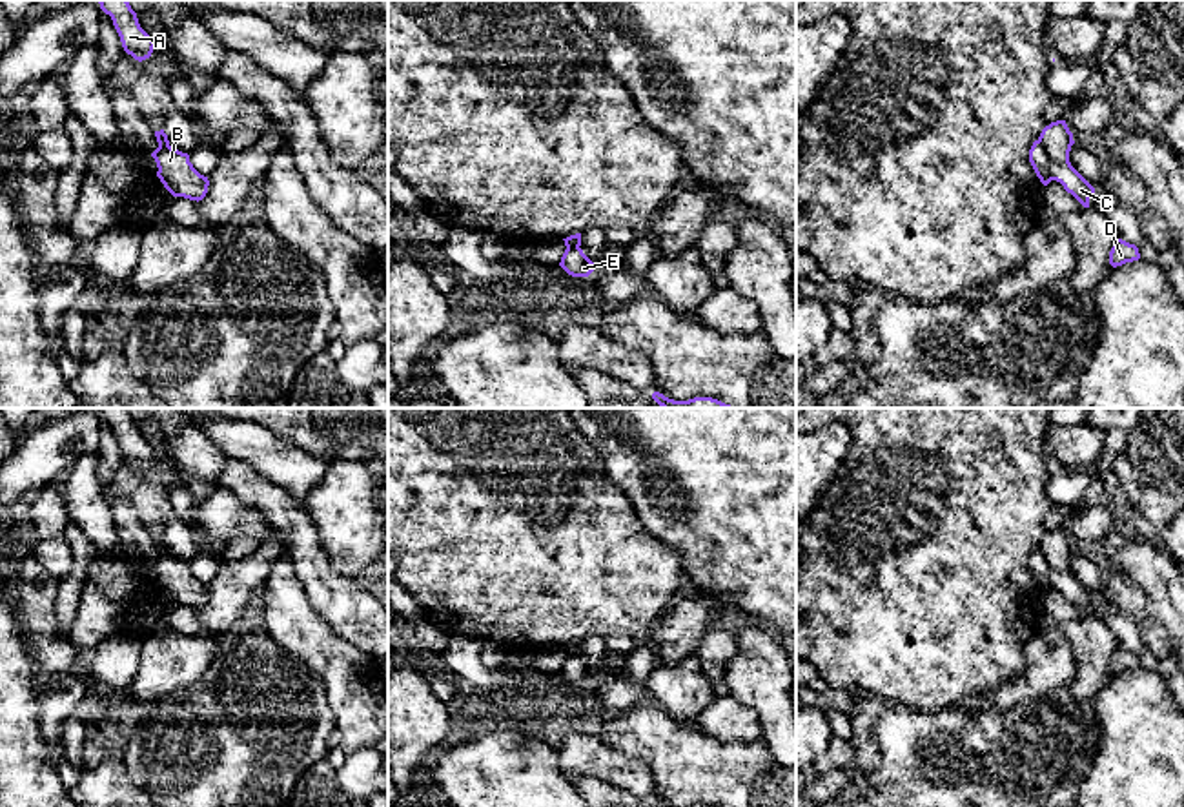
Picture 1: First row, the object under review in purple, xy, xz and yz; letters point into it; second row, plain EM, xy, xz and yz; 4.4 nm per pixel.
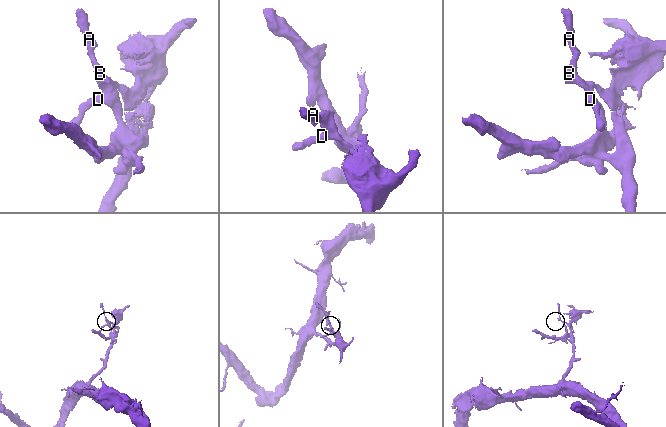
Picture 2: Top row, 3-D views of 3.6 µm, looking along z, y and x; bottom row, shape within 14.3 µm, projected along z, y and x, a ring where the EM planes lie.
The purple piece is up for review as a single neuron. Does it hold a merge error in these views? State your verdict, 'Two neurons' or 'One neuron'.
Two neurons

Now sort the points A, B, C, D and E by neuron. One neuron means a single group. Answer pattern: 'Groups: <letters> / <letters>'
Groups: A C D E / B

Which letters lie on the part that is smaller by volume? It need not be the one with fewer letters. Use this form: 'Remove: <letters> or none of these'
Remove: A, C, D, E

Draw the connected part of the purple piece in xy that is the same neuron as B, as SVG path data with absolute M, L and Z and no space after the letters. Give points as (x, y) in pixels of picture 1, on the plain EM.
M158 554L151 565L158 576L157 585L173 605L197 610L206 605L209 588L193 576L188 561L171 554Z

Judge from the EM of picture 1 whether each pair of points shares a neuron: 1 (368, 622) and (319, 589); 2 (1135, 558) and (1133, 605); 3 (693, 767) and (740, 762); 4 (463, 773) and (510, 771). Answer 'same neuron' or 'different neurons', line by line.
1: same neuron
2: different neurons
3: same neuron
4: same neuron

